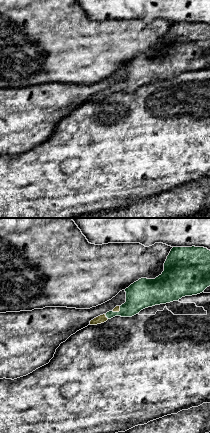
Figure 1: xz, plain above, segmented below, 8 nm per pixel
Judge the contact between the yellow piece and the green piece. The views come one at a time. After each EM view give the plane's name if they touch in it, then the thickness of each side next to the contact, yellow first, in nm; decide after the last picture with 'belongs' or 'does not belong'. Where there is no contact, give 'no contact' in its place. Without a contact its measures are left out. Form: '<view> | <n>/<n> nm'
xz | 70/140 nm

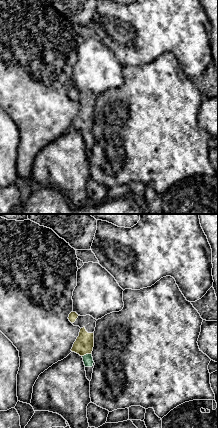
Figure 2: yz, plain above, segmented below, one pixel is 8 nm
yz | 150/80 nm

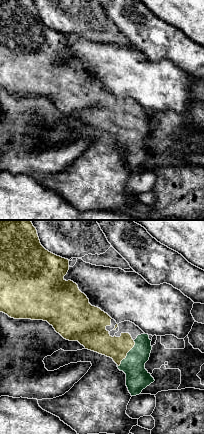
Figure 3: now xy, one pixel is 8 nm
xy | 190/190 nm

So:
belongs

